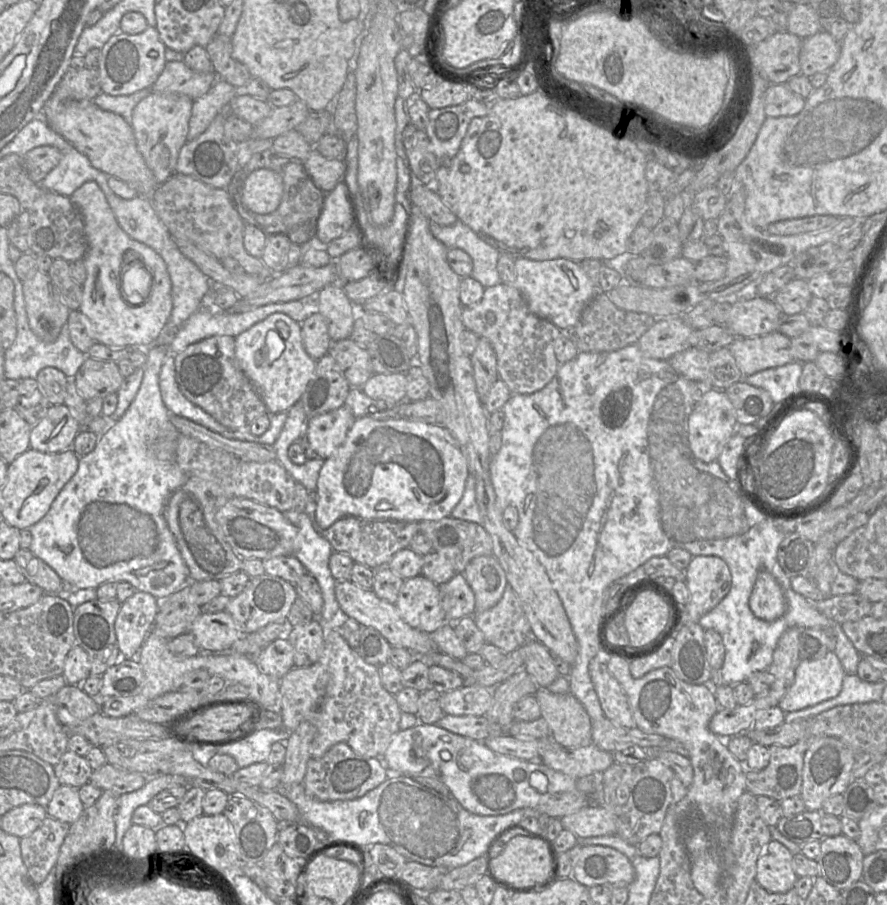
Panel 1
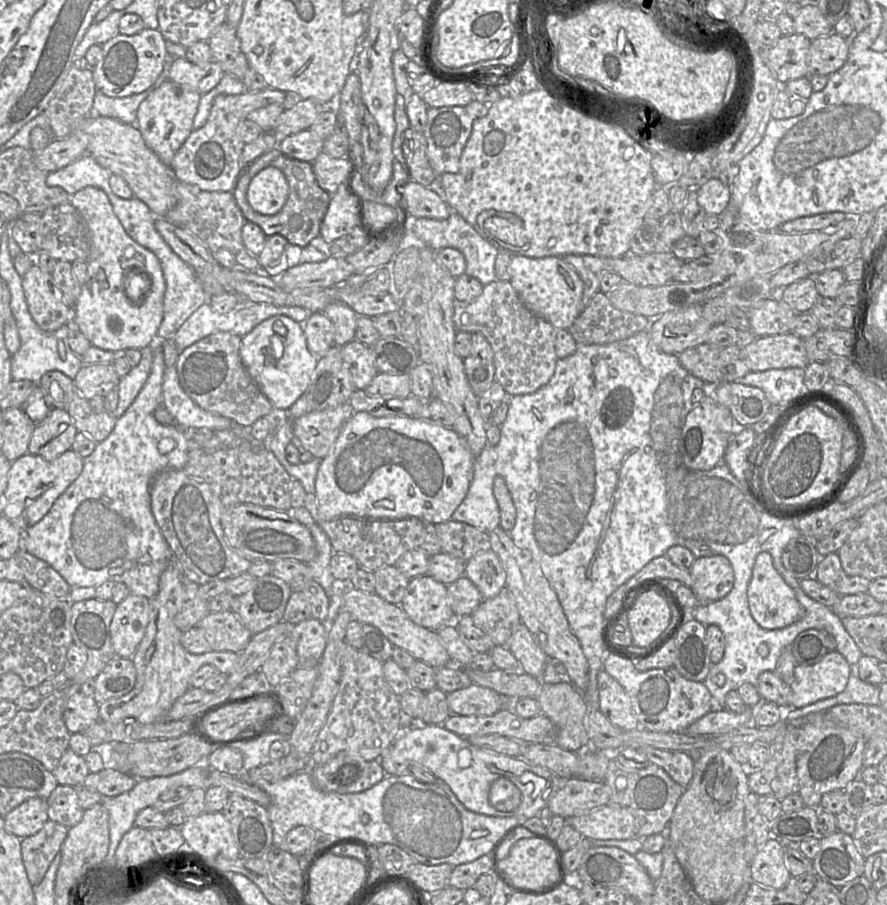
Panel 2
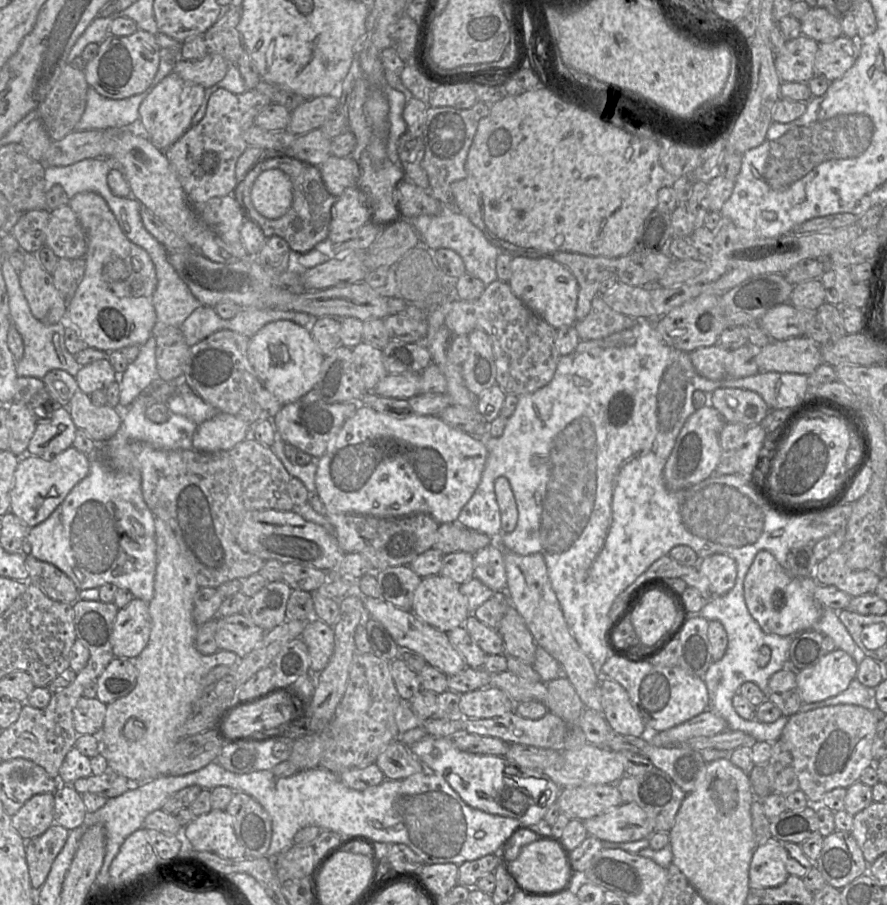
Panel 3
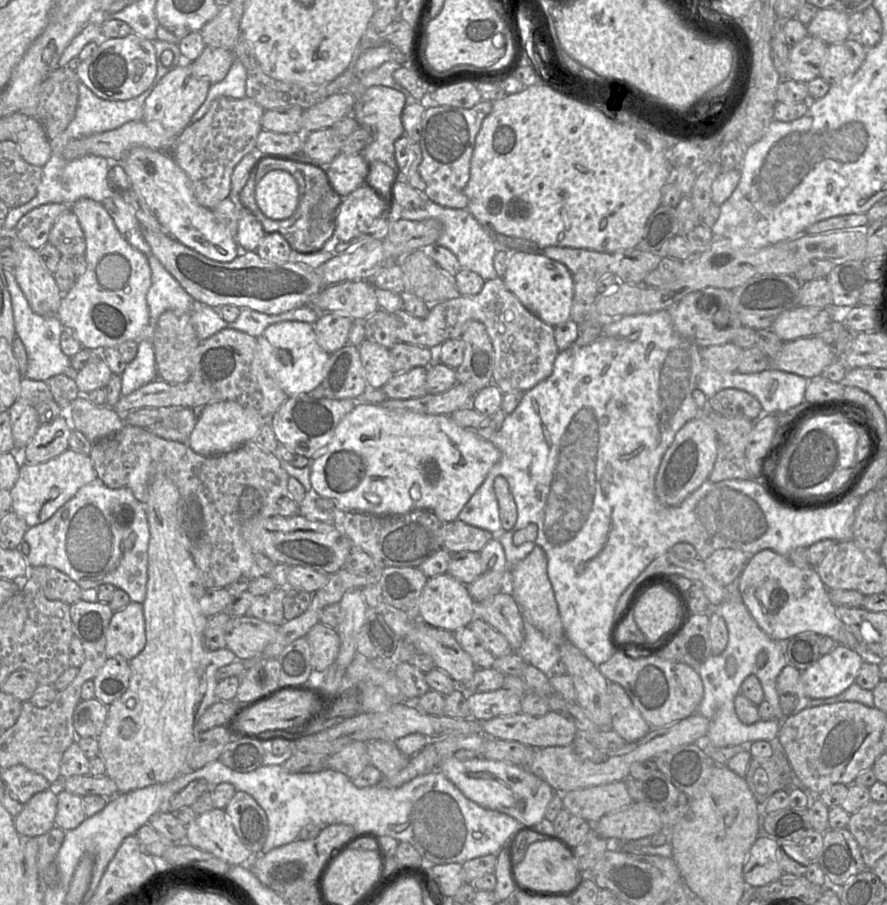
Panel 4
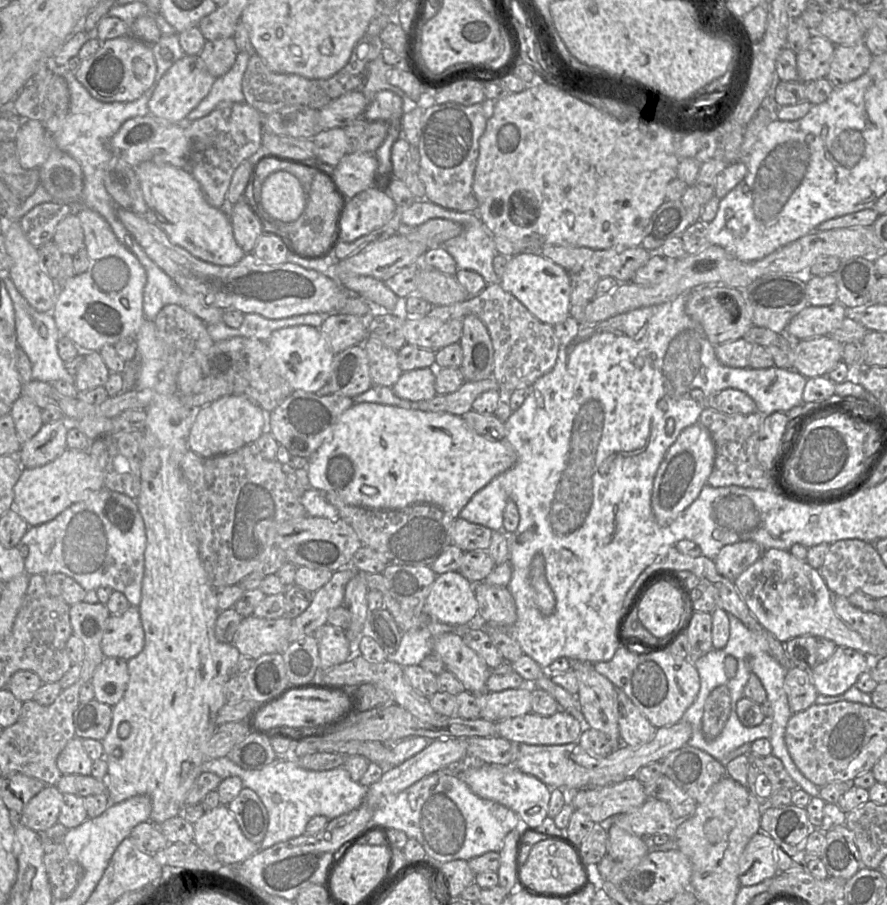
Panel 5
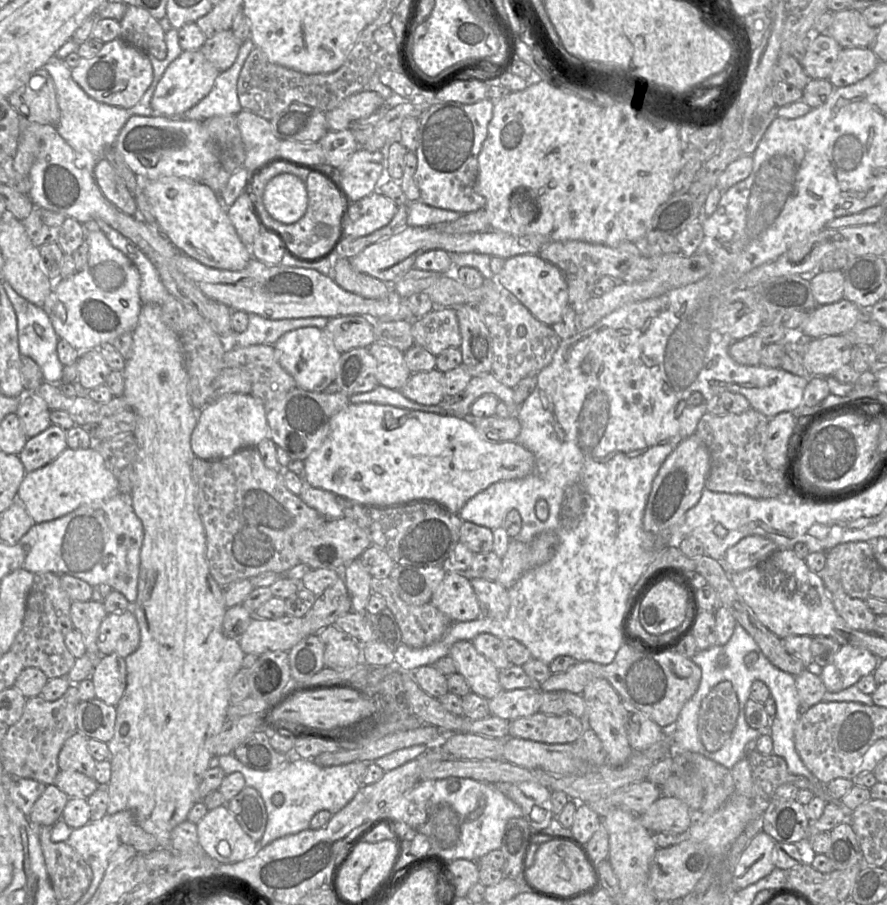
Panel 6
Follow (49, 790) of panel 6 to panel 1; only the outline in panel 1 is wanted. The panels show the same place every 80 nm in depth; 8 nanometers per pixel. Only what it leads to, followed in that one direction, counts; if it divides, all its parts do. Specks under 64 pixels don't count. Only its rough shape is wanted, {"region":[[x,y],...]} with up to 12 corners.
{"region":[[23,804],[1,816],[7,834],[24,838],[47,816],[45,807]]}

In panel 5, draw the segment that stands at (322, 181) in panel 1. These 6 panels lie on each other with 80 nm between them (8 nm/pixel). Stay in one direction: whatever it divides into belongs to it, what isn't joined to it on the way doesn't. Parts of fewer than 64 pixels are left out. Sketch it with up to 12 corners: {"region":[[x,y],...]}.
{"region":[[350,151],[334,167],[332,180],[343,199],[372,187],[374,153]]}

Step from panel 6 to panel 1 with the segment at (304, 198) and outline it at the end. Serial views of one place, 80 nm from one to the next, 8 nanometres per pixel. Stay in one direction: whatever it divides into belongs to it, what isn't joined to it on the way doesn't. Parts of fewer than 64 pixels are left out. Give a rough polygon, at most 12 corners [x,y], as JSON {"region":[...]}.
{"region":[[260,168],[243,180],[241,202],[252,214],[281,203],[281,173]]}

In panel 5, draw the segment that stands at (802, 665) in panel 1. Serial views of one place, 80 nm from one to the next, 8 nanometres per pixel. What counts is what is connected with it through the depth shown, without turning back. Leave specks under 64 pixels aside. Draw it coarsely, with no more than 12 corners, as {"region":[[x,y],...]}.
{"region":[[838,646],[810,670],[819,695],[838,696],[869,670],[870,657]]}

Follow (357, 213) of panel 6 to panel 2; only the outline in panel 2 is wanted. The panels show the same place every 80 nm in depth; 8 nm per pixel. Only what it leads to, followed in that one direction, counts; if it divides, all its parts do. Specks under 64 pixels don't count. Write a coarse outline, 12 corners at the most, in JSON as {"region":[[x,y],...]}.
{"region":[[344,183],[331,195],[320,236],[331,244],[357,227]]}

